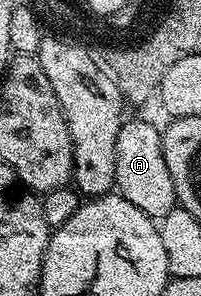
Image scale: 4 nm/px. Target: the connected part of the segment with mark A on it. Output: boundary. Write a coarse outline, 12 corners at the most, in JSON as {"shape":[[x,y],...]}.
{"shape":[[126,120],[116,192],[154,219],[179,205],[162,130]]}

